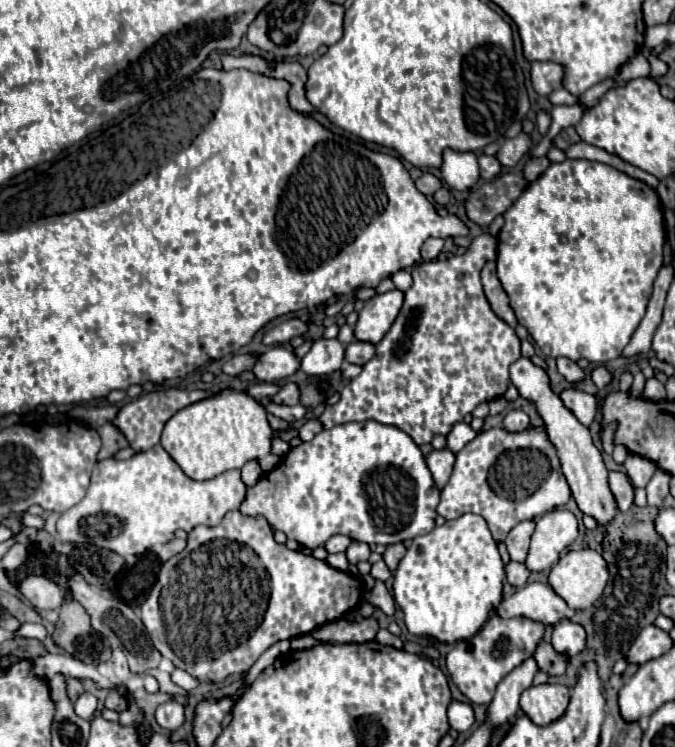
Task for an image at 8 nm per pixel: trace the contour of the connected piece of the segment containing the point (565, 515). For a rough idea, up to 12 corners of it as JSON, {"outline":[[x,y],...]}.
{"outline":[[554,509],[536,519],[524,565],[550,569],[578,537],[576,517]]}

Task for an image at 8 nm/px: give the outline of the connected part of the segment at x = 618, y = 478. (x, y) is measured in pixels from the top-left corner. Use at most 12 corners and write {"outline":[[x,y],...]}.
{"outline":[[610,471],[618,511],[628,511],[634,487],[620,471]]}

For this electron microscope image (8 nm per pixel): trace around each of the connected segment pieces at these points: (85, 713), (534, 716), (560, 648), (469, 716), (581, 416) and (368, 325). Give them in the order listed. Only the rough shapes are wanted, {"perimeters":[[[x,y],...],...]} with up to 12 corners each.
{"perimeters":[[[82,693],[74,703],[76,715],[92,719],[96,697]],[[558,683],[532,685],[520,709],[548,725],[564,715],[570,689]],[[560,619],[552,629],[552,647],[574,657],[586,647],[584,627]],[[452,701],[448,707],[450,727],[468,731],[474,725],[470,703]],[[576,387],[560,393],[564,405],[590,427],[596,399]],[[404,293],[372,297],[358,315],[354,339],[372,345],[394,323]]]}

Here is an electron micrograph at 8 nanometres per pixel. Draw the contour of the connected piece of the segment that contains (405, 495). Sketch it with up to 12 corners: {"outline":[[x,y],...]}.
{"outline":[[324,429],[248,487],[302,547],[434,529],[440,489],[412,437]]}

